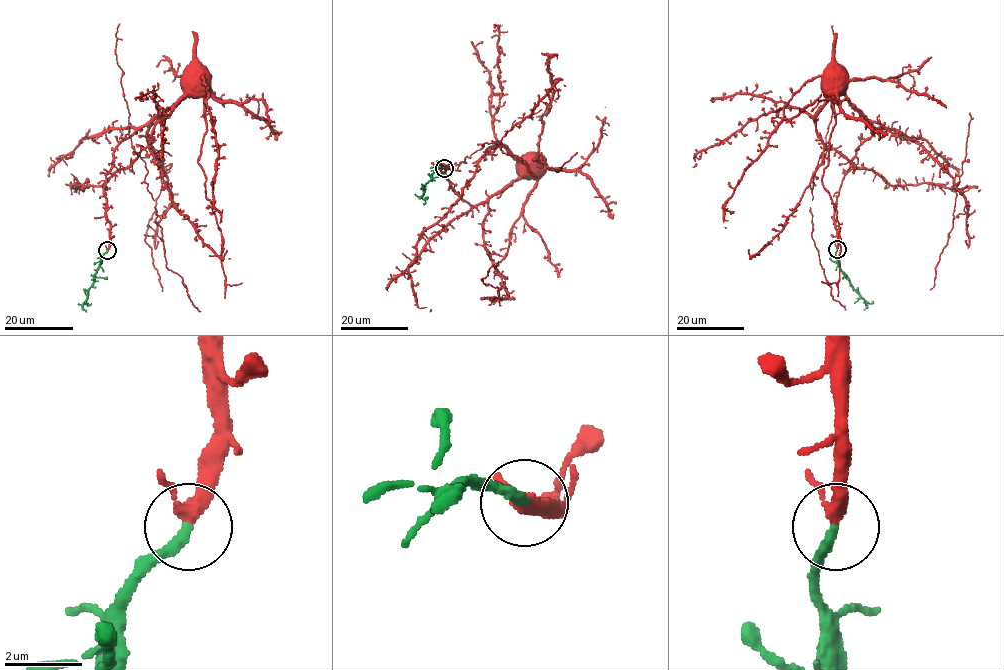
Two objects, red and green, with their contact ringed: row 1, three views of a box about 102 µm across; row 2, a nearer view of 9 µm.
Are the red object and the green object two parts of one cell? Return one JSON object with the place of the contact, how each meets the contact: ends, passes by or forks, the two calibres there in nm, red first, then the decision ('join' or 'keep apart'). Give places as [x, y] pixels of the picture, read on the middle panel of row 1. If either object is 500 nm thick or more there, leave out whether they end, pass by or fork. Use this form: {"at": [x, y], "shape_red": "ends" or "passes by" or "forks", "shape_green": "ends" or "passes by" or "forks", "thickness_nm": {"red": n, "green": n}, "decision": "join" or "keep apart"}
{"at": [444, 168], "shape_red": "passes by", "shape_green": "ends", "thickness_nm": {"red": 280, "green": 280}, "decision": "join"}

